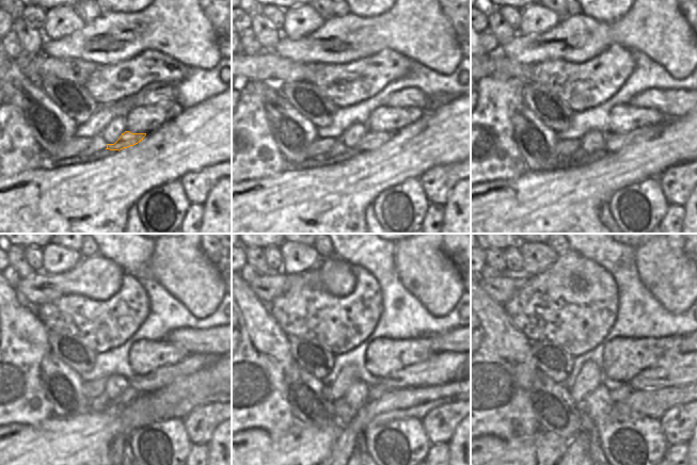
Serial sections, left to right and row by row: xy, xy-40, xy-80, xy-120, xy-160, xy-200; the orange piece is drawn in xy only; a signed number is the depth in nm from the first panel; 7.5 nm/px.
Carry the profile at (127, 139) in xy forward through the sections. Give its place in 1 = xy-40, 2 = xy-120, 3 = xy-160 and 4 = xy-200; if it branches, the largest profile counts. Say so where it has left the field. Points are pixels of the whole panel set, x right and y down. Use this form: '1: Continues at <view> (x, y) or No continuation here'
1: Continues at xy-40 (371, 140)
2: Continues at xy-120 (149, 383)
3: Continues at xy-160 (440, 368)
4: Continues at xy-200 (687, 369)

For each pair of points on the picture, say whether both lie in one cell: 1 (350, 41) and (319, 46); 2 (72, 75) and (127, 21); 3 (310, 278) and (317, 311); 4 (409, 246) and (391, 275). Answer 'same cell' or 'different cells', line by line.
1: same cell
2: different cells
3: different cells
4: different cells

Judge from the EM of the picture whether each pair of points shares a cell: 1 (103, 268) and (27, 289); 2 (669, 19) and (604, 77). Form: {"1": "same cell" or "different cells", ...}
{"1": "same cell", "2": "different cells"}

